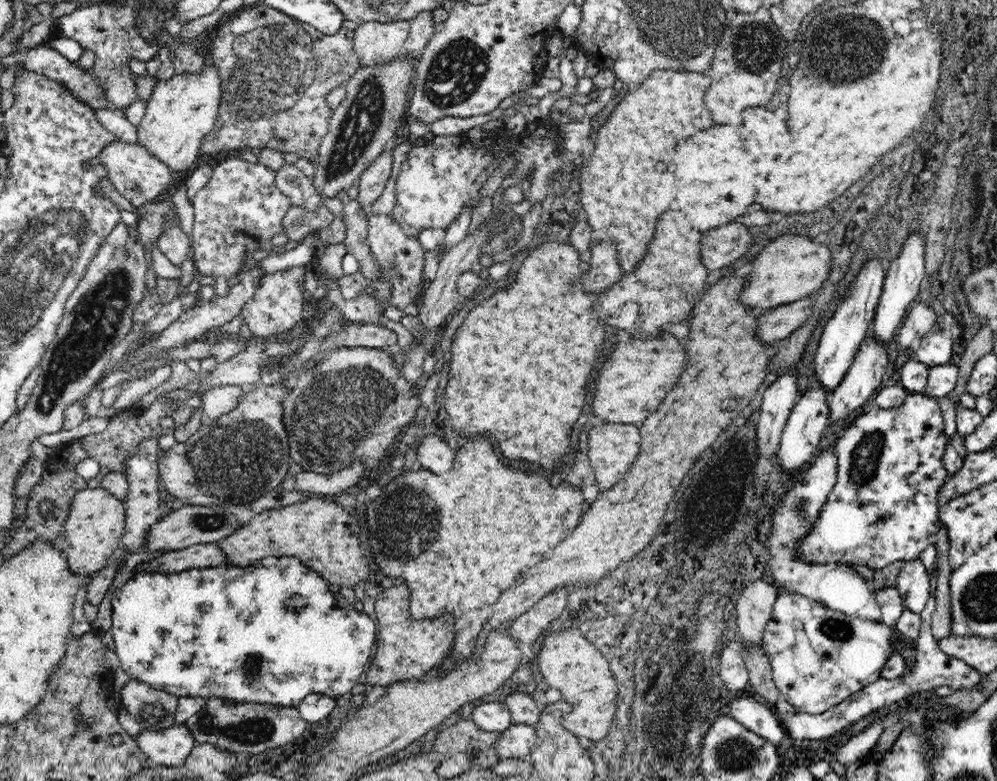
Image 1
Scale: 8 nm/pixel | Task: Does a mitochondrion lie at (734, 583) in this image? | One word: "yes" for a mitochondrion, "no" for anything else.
no

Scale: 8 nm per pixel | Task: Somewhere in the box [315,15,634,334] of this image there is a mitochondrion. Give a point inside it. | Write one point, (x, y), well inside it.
(363, 118)

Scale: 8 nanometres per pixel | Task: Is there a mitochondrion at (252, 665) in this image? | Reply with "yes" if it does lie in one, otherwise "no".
yes

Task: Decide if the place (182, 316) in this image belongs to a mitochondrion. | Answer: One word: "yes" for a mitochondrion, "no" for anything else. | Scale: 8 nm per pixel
no

